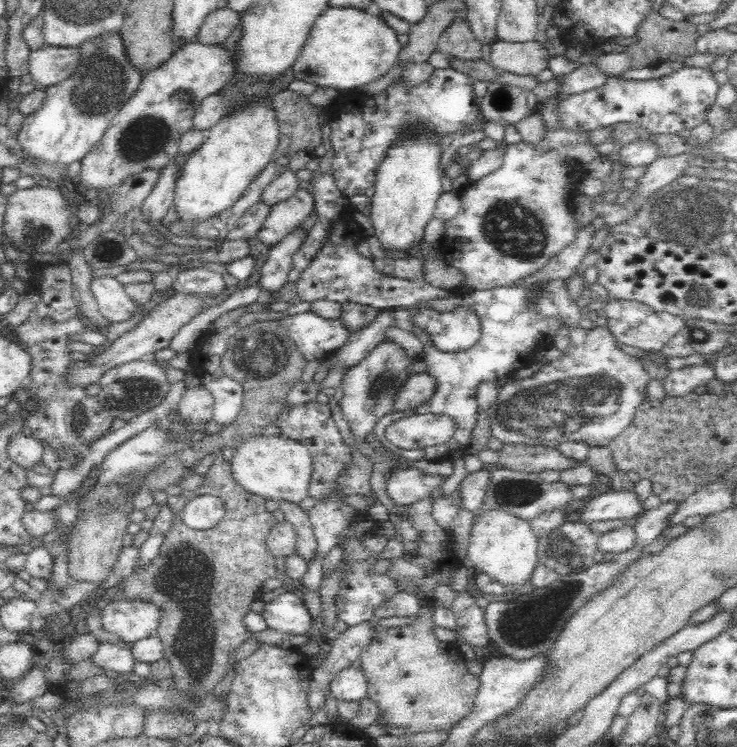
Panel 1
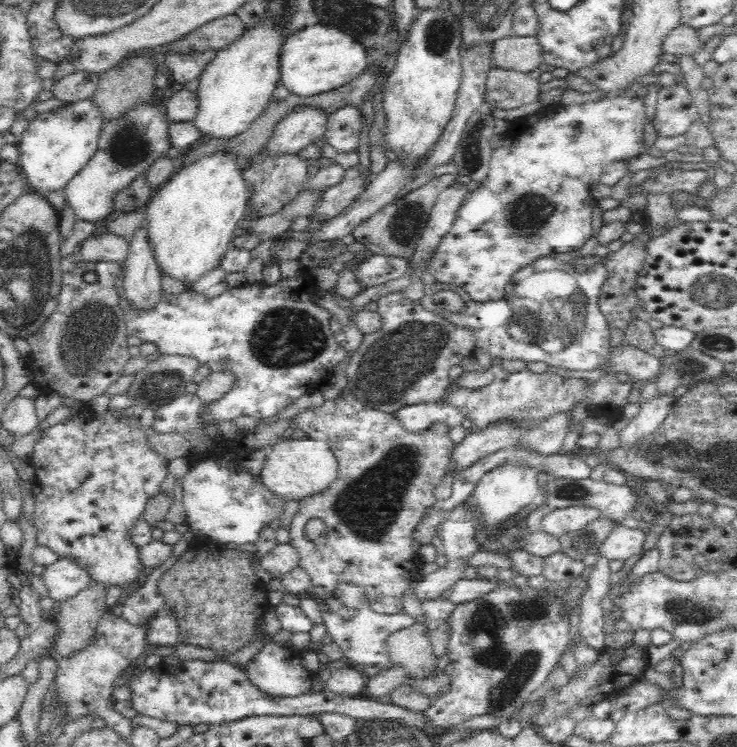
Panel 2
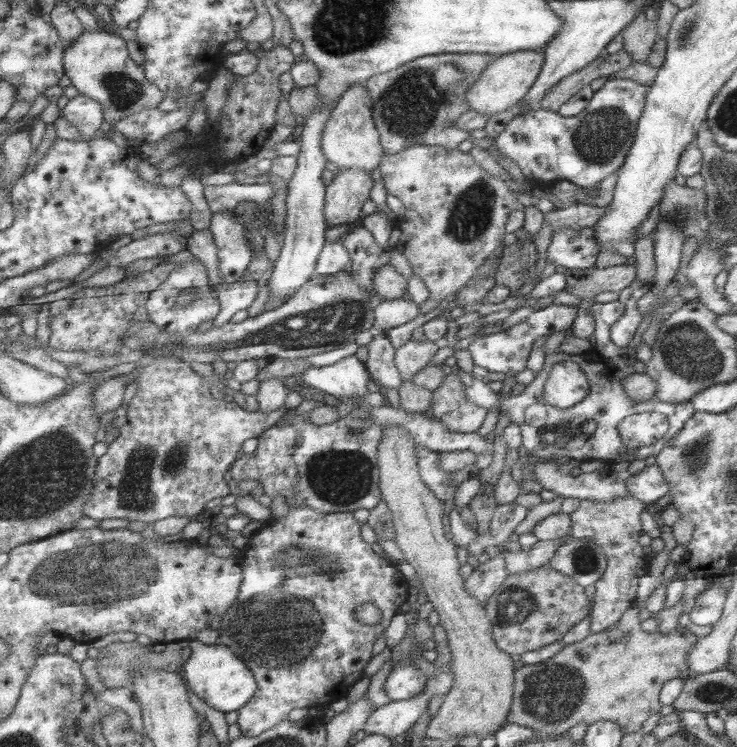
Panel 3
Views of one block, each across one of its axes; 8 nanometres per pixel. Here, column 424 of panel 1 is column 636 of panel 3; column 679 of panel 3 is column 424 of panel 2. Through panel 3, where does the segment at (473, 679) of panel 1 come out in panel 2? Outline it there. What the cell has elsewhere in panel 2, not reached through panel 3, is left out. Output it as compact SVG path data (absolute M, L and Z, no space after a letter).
M418 622L409 628L396 630L387 639L386 651L388 652L388 661L392 665L400 664L404 666L414 679L430 677L437 665L436 657L432 655L431 643L431 632L427 629L426 625L424 626Z

